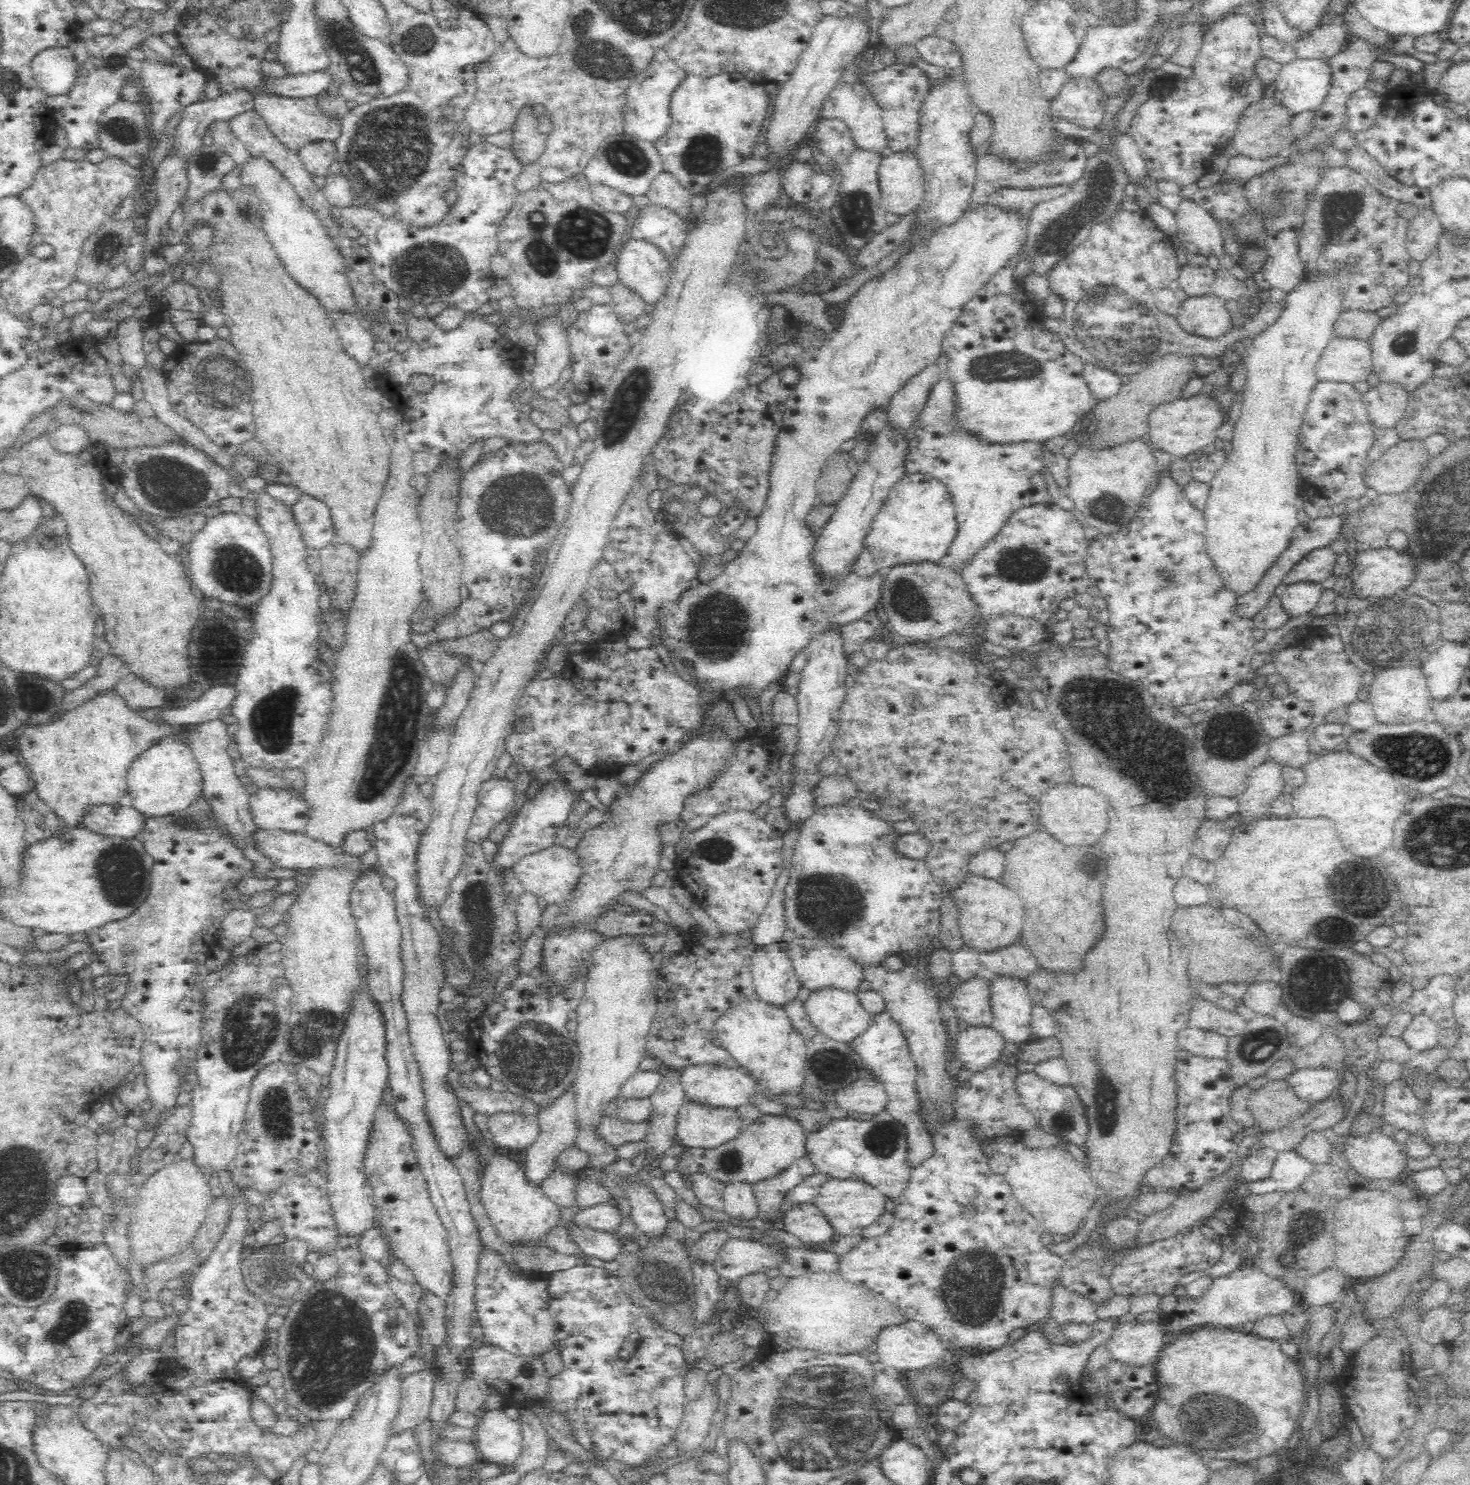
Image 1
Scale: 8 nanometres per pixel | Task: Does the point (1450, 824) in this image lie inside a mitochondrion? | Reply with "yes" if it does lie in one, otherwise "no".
yes

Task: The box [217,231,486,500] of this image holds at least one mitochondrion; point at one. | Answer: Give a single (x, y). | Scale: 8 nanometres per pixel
(422, 274)

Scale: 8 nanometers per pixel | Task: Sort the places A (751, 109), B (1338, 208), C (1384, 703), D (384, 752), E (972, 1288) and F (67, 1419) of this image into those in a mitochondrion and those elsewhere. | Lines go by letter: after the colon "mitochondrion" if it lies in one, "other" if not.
A: other
B: mitochondrion
C: other
D: mitochondrion
E: mitochondrion
F: other

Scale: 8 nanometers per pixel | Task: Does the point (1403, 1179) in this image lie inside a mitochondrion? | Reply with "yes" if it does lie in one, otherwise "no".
no

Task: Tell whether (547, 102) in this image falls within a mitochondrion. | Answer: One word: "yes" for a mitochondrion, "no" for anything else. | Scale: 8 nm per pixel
no

